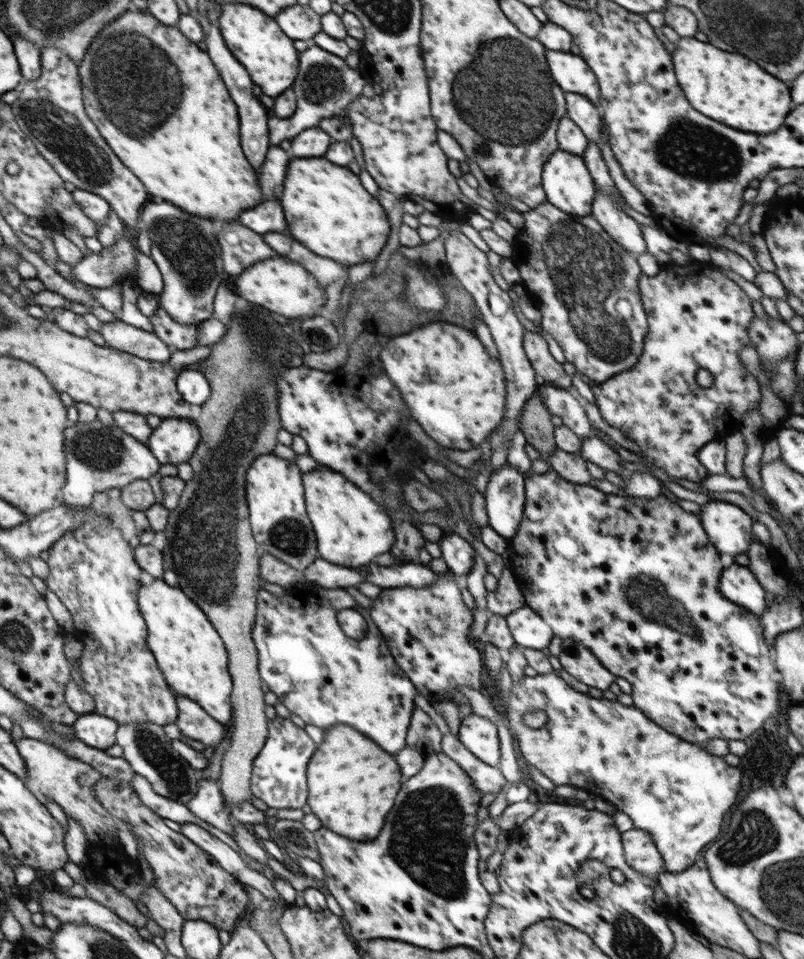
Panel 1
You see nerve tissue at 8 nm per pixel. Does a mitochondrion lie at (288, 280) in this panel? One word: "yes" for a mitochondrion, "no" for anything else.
no

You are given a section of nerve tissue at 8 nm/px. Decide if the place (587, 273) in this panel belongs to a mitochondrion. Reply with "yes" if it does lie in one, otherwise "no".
yes

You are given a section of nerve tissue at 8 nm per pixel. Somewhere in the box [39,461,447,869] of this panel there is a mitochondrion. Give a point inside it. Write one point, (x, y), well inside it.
(152, 748)

